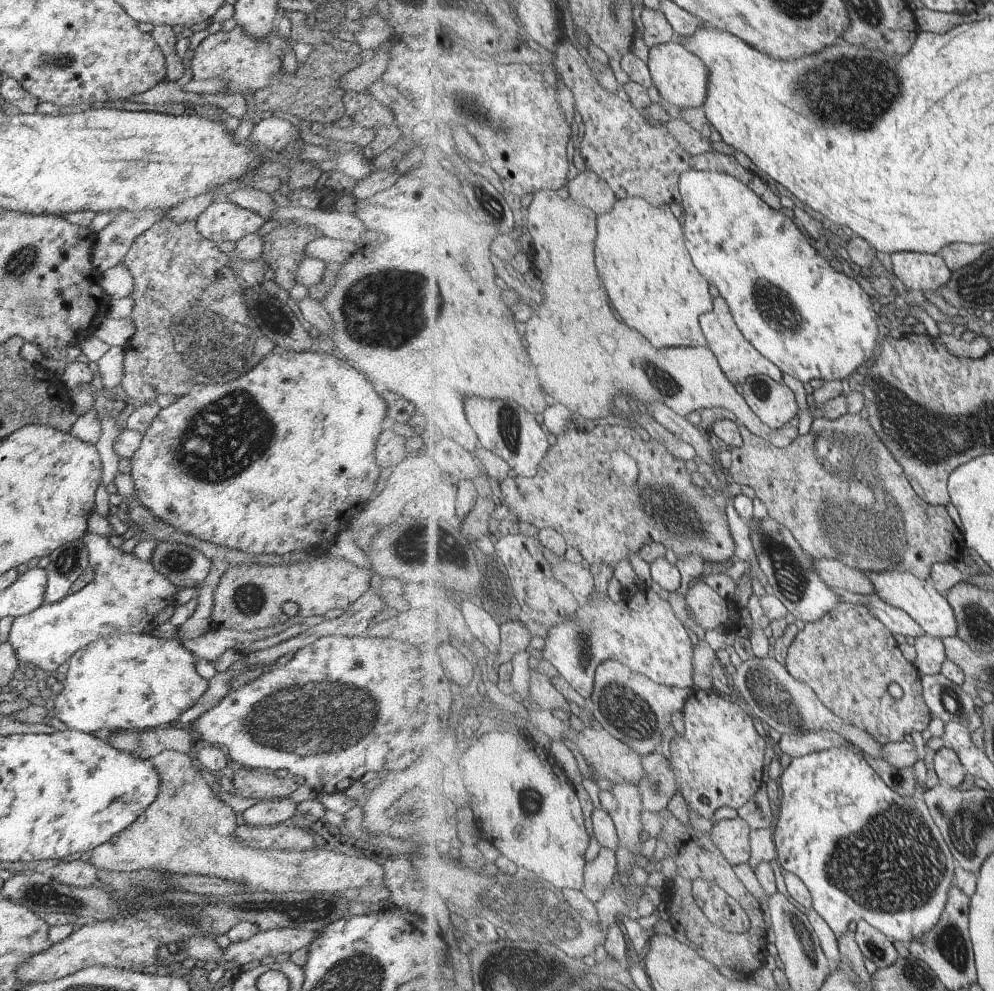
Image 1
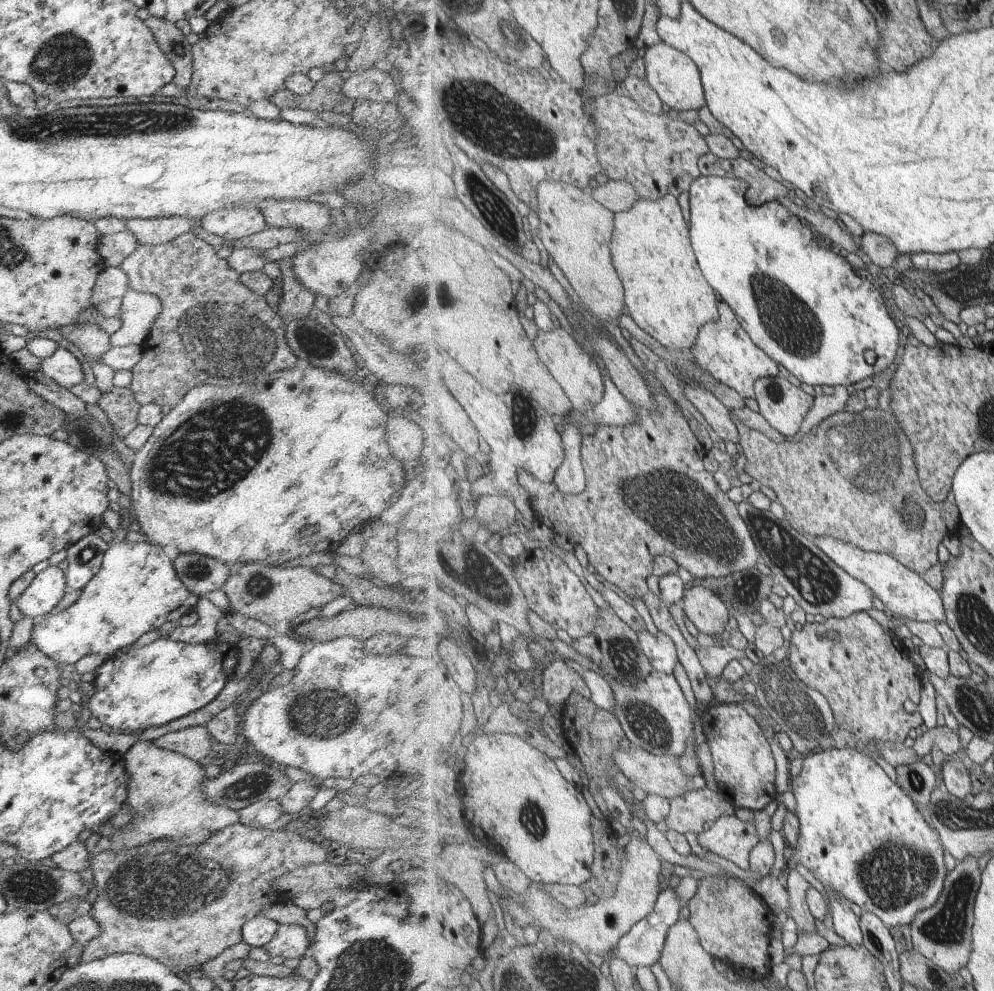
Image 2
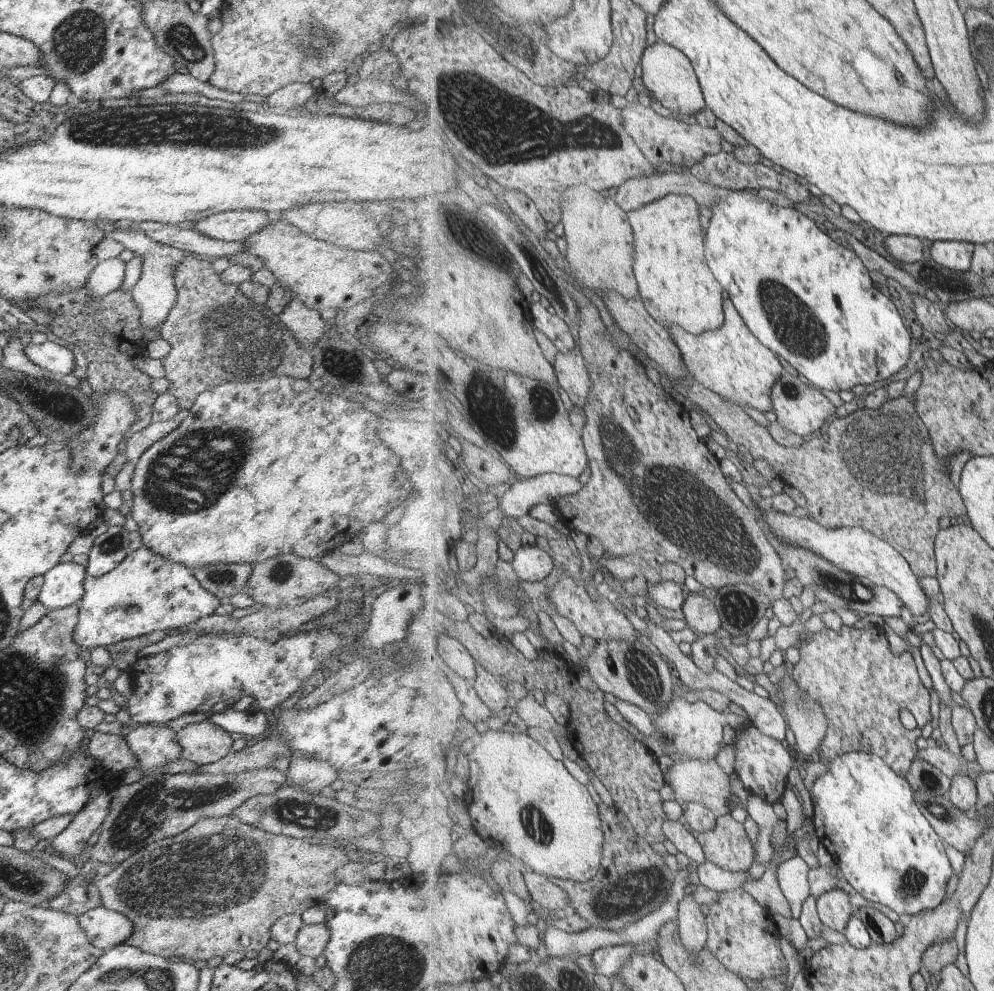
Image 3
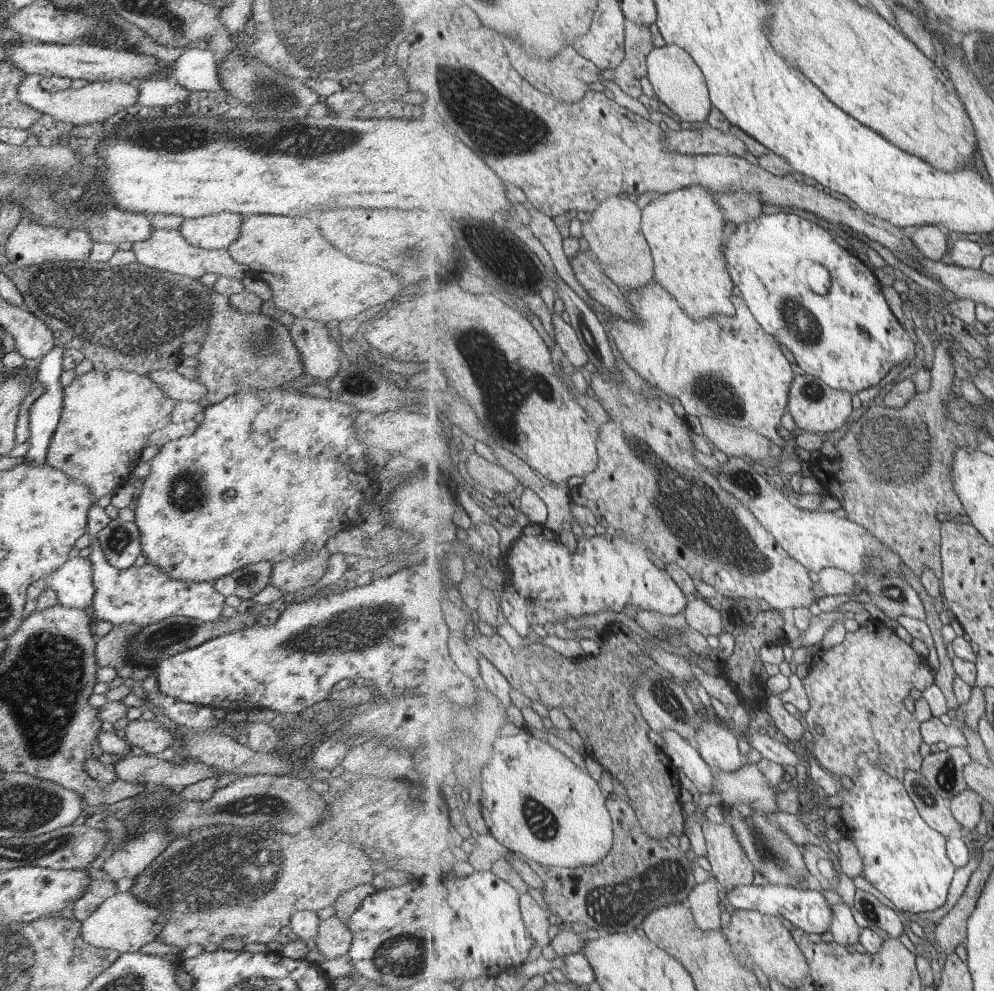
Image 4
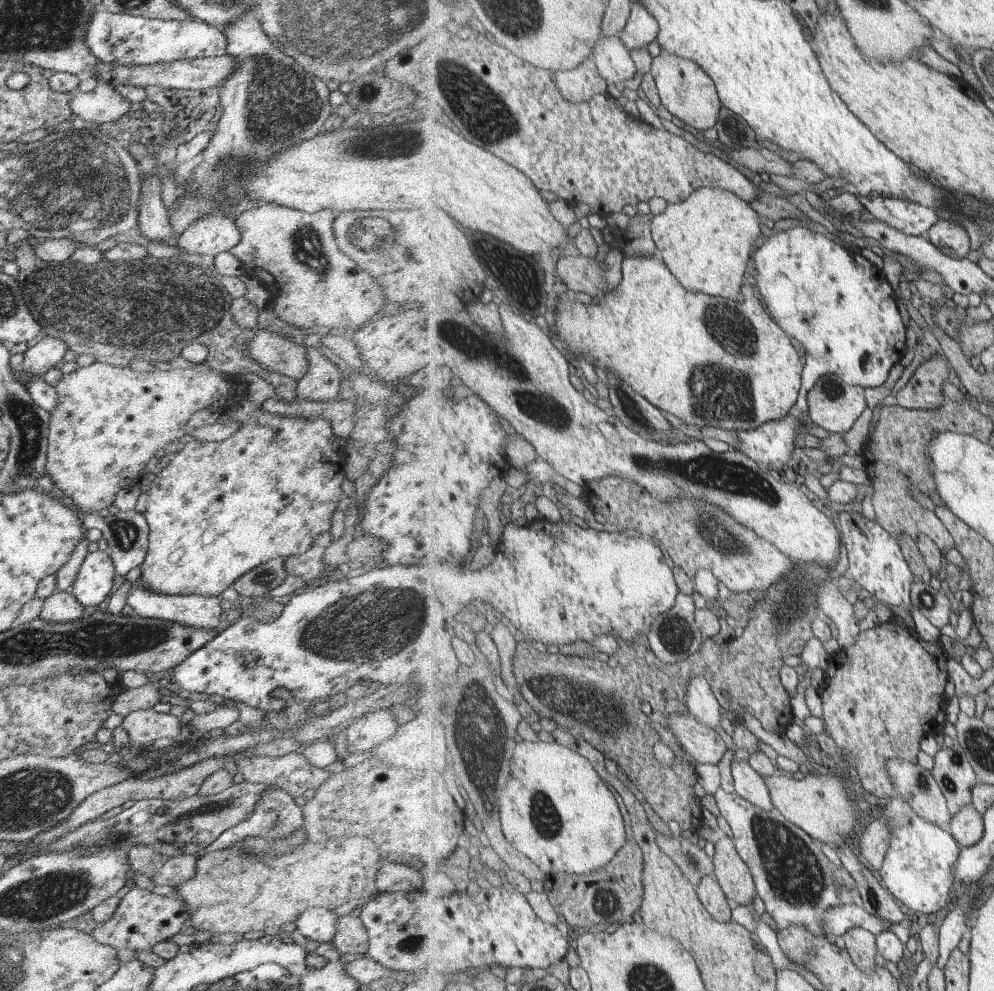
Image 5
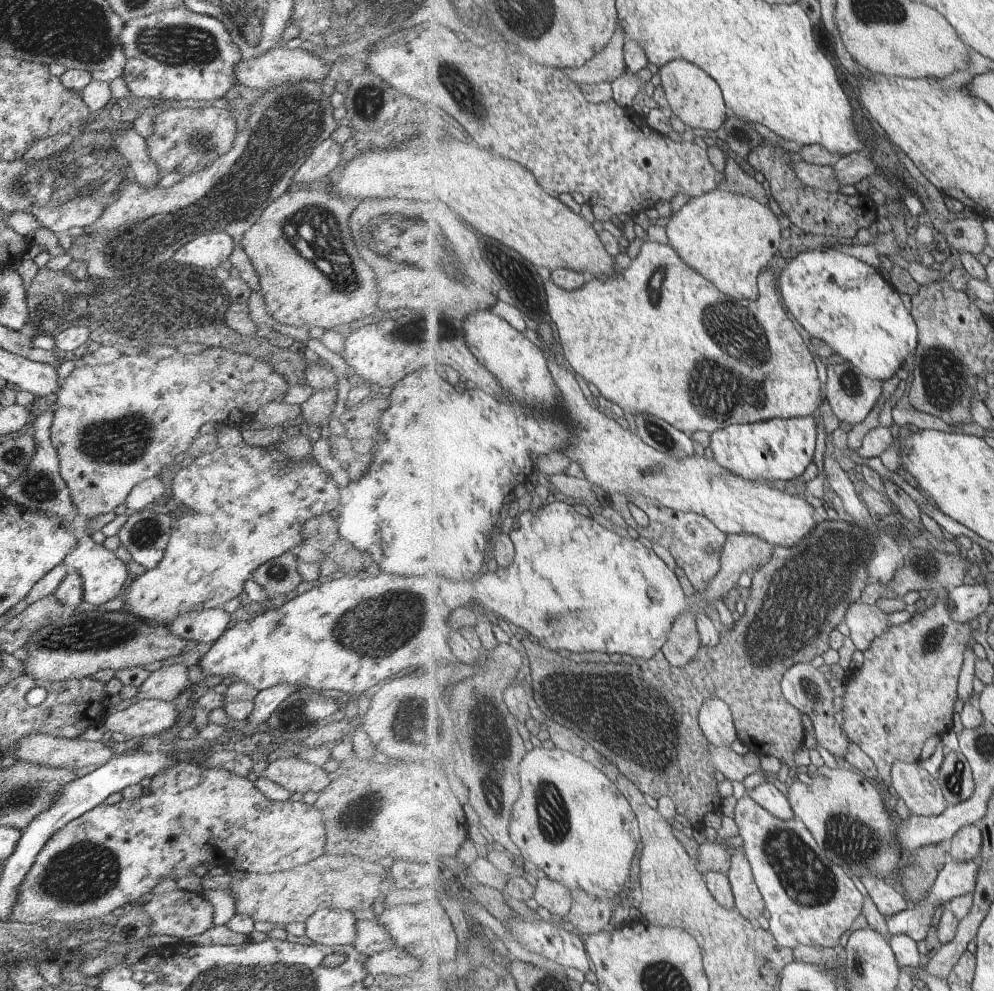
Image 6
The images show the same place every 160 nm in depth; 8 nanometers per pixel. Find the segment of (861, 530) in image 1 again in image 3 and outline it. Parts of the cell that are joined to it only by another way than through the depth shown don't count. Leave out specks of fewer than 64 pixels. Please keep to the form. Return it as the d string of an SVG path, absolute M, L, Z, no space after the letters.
M671 377L670 382L685 398L689 399L696 408L705 412L713 422L717 424L720 429L723 429L725 434L729 439L732 440L740 449L745 448L749 451L751 456L756 459L765 459L771 464L775 472L777 472L779 478L797 490L799 490L807 500L805 505L805 513L809 517L817 519L819 523L827 527L865 527L868 531L874 532L876 535L882 536L888 543L892 543L899 551L905 555L905 557L913 565L913 569L917 574L922 576L936 576L939 570L939 565L936 560L936 537L940 530L943 530L943 518L947 516L968 516L967 505L960 493L960 487L953 482L951 478L951 465L954 462L955 456L951 460L942 459L935 450L934 442L932 441L932 436L930 435L930 430L927 428L926 424L923 422L922 416L918 413L916 409L916 398L915 394L898 397L896 399L891 399L887 401L883 406L879 407L877 410L868 410L867 408L859 409L848 415L845 418L834 417L830 422L824 426L819 434L819 438L814 438L806 443L803 443L800 447L783 447L781 444L777 444L777 440L769 434L766 427L761 426L761 424L755 422L749 414L746 414L743 409L737 404L731 404L729 401L725 401L721 396L719 396L714 390L707 388L701 384L690 384L690 380L685 377Z

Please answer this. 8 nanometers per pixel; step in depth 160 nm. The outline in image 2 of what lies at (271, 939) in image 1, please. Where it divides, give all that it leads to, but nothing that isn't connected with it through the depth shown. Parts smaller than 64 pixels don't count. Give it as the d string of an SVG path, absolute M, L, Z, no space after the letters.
M291 923L279 925L273 940L261 948L265 949L270 956L282 956L285 959L301 957L309 944L305 927Z

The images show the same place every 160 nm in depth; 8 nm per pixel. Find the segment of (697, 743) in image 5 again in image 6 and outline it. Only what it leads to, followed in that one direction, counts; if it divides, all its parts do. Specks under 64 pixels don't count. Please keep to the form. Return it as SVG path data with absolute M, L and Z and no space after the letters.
M710 744L709 758L717 770L719 770L729 781L738 780L743 782L749 774L756 772L758 768L758 757L754 752L738 755L729 747L718 747Z

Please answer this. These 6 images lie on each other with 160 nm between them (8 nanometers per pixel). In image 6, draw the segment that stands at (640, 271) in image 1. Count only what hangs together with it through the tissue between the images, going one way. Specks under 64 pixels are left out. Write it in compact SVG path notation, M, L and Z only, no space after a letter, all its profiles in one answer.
M717 188L713 192L691 197L689 202L673 215L666 228L670 240L669 244L679 251L686 263L689 263L704 277L714 282L715 286L734 299L755 300L760 295L758 278L765 271L765 266L778 260L779 254L788 248L783 236L781 236L781 230L783 230L781 224L783 223L778 211L773 211L762 202L742 195L733 189L726 192Z

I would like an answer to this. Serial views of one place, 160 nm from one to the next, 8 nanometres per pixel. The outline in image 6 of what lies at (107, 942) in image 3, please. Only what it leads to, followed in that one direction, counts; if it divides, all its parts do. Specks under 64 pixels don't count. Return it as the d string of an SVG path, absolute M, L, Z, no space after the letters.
M177 889L163 895L153 895L153 898L137 906L140 910L145 911L153 922L150 924L149 934L152 936L149 940L155 940L161 935L175 936L175 938L191 938L195 934L205 932L212 926L213 906L201 897L200 893L188 892L183 889Z

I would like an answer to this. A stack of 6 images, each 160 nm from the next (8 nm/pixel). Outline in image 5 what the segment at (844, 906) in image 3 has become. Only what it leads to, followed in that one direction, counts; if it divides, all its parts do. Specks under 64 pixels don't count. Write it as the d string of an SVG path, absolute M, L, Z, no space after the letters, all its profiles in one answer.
M863 927L849 929L844 935L844 944L855 964L864 973L875 973L877 962L873 958L879 954L877 938L870 930Z

